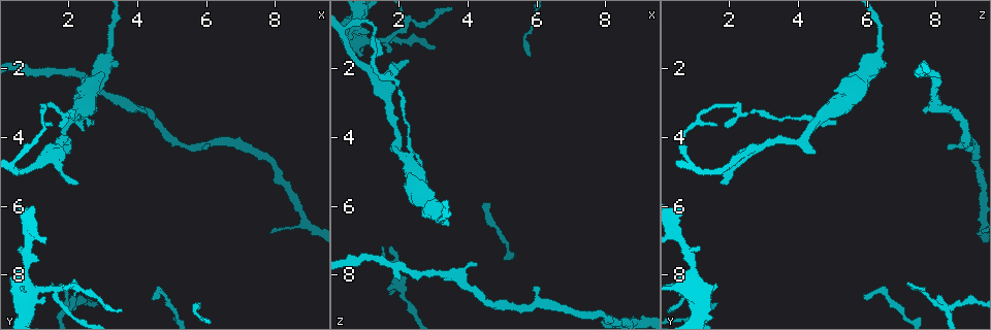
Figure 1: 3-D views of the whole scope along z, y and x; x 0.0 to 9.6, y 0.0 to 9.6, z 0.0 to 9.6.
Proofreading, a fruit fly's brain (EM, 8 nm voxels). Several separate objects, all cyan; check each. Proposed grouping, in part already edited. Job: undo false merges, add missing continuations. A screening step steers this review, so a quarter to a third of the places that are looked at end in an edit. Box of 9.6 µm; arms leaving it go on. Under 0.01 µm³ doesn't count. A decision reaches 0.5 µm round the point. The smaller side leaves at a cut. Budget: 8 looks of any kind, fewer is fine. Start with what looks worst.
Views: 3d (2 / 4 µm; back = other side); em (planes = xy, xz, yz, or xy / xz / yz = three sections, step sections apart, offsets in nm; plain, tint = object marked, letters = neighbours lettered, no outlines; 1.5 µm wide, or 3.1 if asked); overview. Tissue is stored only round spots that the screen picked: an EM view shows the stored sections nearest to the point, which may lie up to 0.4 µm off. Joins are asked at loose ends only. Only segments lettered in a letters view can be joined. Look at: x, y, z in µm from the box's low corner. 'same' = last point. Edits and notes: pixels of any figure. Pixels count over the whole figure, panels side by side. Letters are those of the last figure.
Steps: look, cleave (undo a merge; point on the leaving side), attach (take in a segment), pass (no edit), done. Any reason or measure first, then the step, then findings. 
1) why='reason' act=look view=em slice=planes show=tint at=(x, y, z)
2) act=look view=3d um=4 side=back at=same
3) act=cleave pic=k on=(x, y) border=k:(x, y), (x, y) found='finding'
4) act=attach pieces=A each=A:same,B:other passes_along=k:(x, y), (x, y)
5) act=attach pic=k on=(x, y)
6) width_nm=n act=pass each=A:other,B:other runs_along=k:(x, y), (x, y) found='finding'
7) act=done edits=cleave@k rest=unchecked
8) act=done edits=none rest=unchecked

why='three arms meet' act=look view=3d um=2 at=(1.65, 8.40, 1.15)

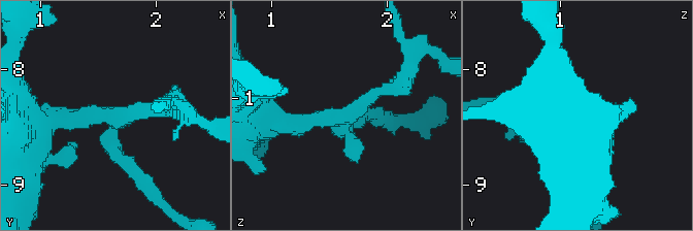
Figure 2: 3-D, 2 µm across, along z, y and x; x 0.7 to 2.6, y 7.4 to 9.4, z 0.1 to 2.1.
arms=3 why='need the tissue' act=look view=em slice=planes show=letters at=(1.66, 8.42, 1.18)

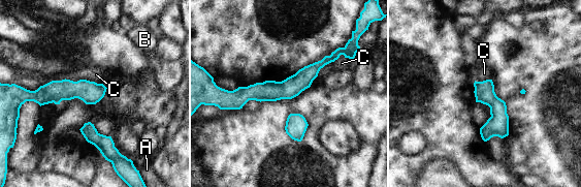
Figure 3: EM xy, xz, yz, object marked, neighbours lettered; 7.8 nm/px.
width_nm=160 act=pass each=A:other,B:other,C:other runs_along=3:(336, 54), (288, 89), (227, 97) found='continuous, no second neuron'

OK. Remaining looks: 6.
why='thin end' act=look view=em slice=planes show=letters at=(2.30, 5.35, 1.75)

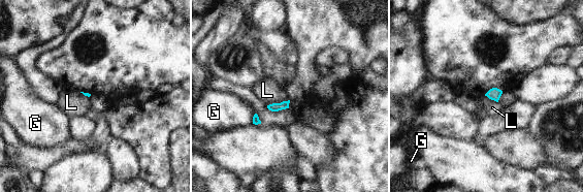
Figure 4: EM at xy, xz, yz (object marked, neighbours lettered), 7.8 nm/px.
act=pass each=G:other,L:other border=4:(290, 100), (269, 103), (267, 105) found='none of them fits'

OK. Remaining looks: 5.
why='calibre changes' act=look view=em slice=yz step=8 show=tint at=(2.00, 8.95, 8.30)

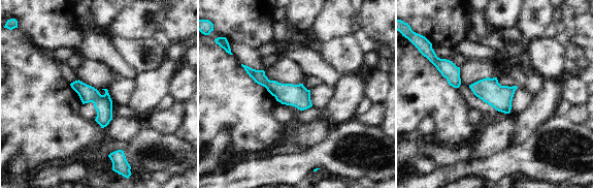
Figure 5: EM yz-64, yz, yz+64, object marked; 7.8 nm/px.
act=look view=em slice=yz step=8 show=letters at=same

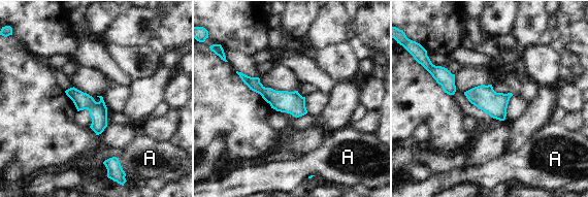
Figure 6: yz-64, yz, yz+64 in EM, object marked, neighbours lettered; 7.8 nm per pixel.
act=pass each=A:other found='continuous, no second neuron'

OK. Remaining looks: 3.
act=done edits=none rest=unchecked

